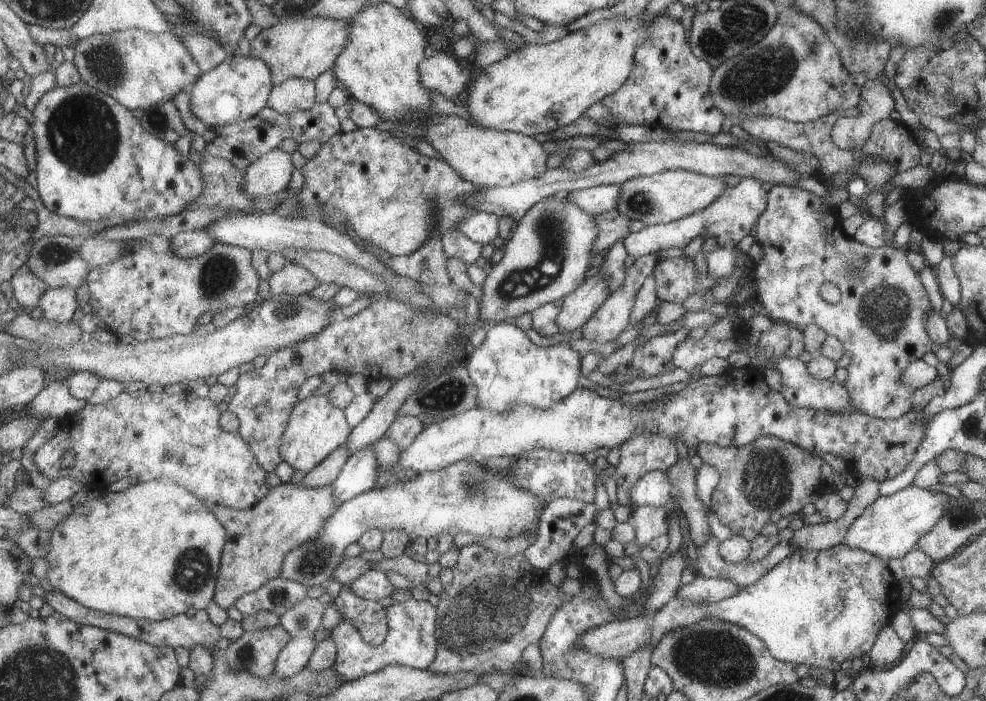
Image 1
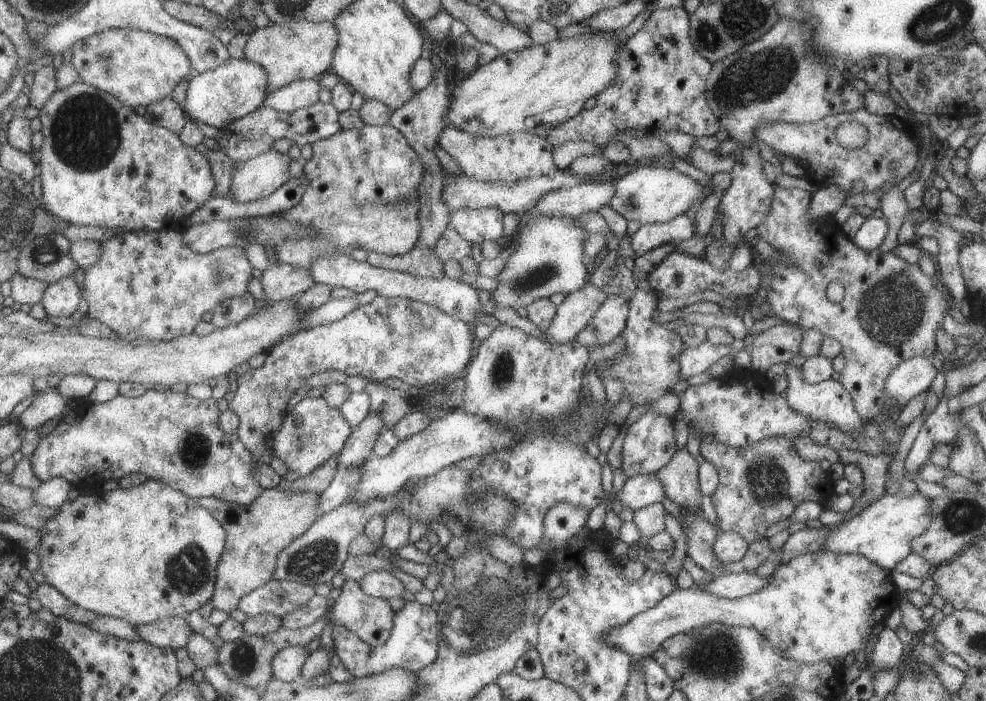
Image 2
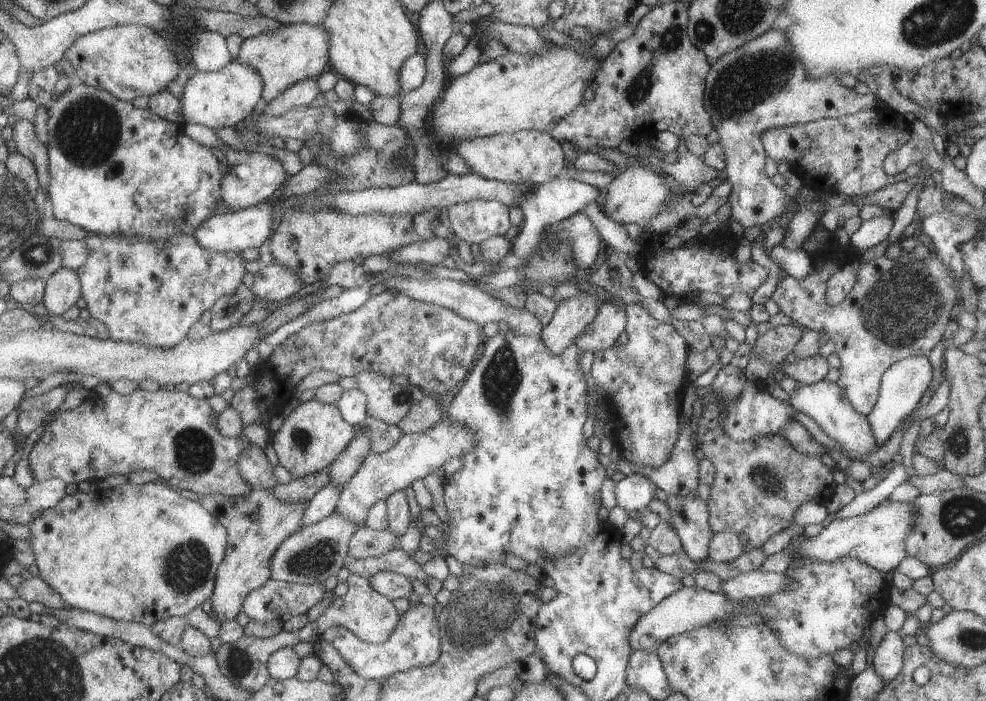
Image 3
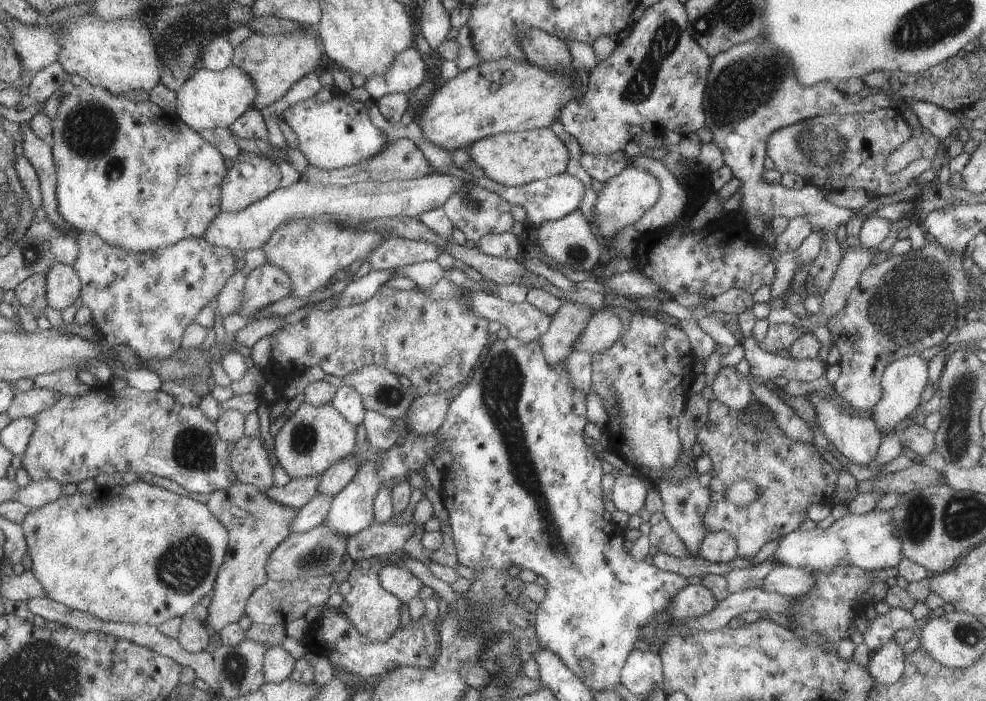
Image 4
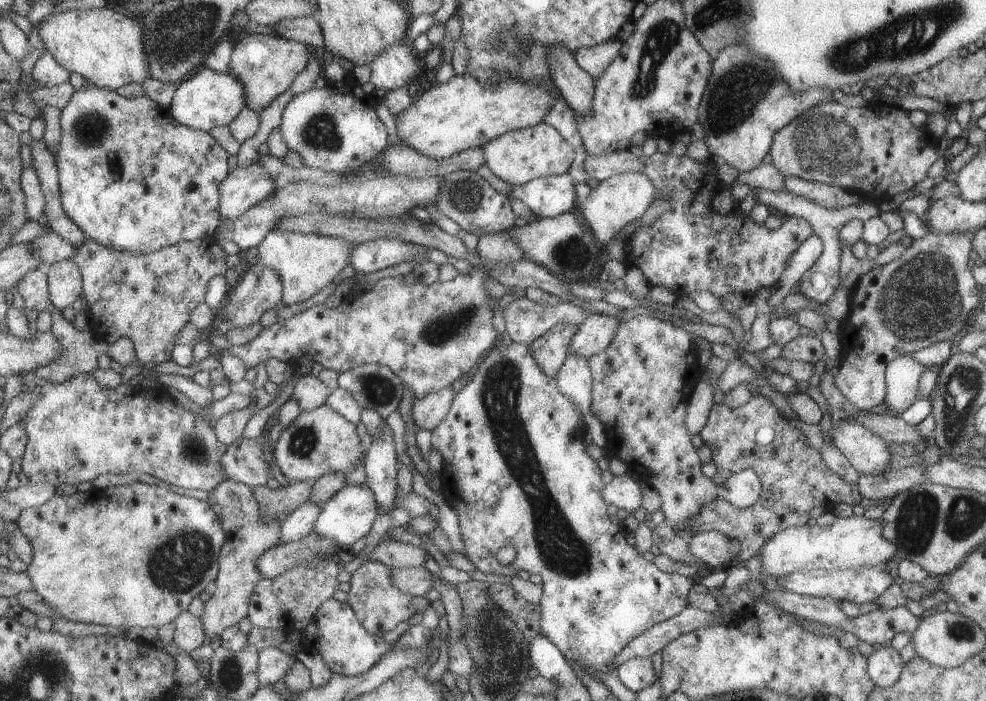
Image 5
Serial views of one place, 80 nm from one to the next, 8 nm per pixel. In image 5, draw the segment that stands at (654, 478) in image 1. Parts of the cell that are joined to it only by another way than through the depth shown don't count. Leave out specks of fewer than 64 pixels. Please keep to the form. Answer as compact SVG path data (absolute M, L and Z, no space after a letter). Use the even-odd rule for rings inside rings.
M628 472L613 475L611 481L603 485L602 499L607 504L623 508L627 513L635 512L641 504L639 478L630 477Z

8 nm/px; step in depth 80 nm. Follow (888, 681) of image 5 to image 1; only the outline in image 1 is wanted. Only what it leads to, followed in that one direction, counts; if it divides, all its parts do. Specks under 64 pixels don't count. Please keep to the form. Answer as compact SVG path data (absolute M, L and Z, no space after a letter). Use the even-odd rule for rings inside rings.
M887 624L878 632L874 646L870 648L870 668L875 670L887 669L904 657L908 644L904 643L893 627Z

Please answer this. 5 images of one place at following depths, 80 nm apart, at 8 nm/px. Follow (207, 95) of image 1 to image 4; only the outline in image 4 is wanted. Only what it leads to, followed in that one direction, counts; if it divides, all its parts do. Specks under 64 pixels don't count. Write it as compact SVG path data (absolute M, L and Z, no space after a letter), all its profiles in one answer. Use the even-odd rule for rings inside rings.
M233 65L220 71L200 68L176 92L175 116L195 132L204 128L229 128L238 116L253 106L255 98L255 84L240 68Z

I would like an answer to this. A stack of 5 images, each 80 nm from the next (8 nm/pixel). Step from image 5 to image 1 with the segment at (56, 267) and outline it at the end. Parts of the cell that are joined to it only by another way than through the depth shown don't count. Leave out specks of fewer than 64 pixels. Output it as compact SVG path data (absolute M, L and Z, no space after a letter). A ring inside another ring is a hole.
M49 287L39 303L41 314L56 323L69 323L79 308L77 292L71 287Z

